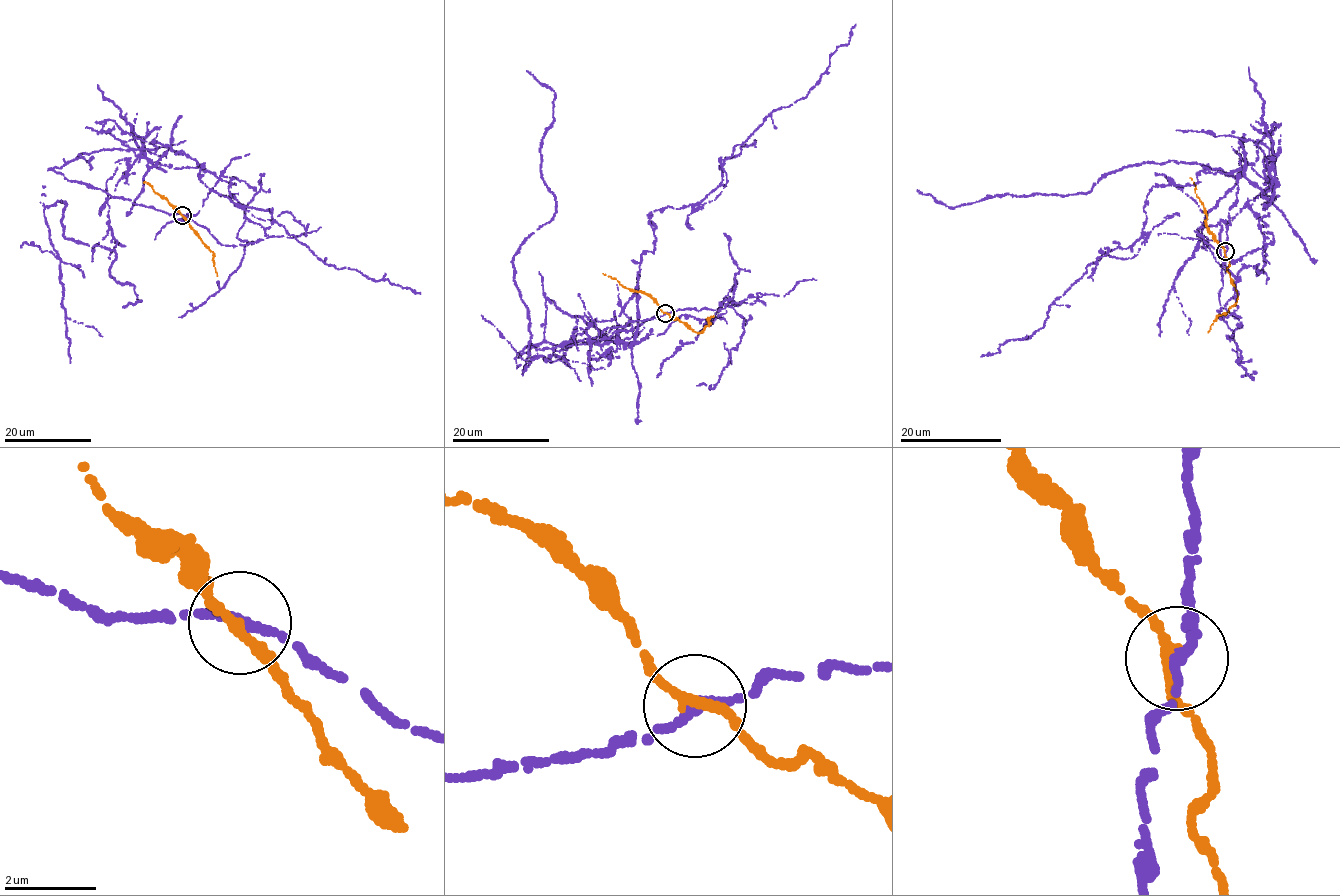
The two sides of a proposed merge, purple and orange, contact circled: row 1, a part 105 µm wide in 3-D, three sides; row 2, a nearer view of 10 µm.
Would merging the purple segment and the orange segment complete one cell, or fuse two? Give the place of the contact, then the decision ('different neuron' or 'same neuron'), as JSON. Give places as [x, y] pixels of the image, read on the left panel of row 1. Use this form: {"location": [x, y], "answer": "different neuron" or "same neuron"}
{"location": [182, 215], "answer": "different neuron"}

